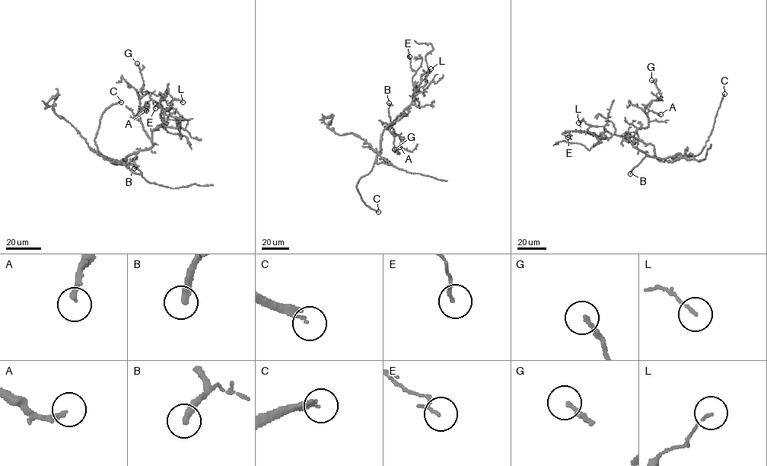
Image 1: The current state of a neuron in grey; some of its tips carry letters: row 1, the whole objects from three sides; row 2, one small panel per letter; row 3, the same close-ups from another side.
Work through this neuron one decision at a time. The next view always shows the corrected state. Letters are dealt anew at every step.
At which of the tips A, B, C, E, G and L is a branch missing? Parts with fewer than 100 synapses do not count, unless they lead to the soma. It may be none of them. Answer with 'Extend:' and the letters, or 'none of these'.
Extend: B, C

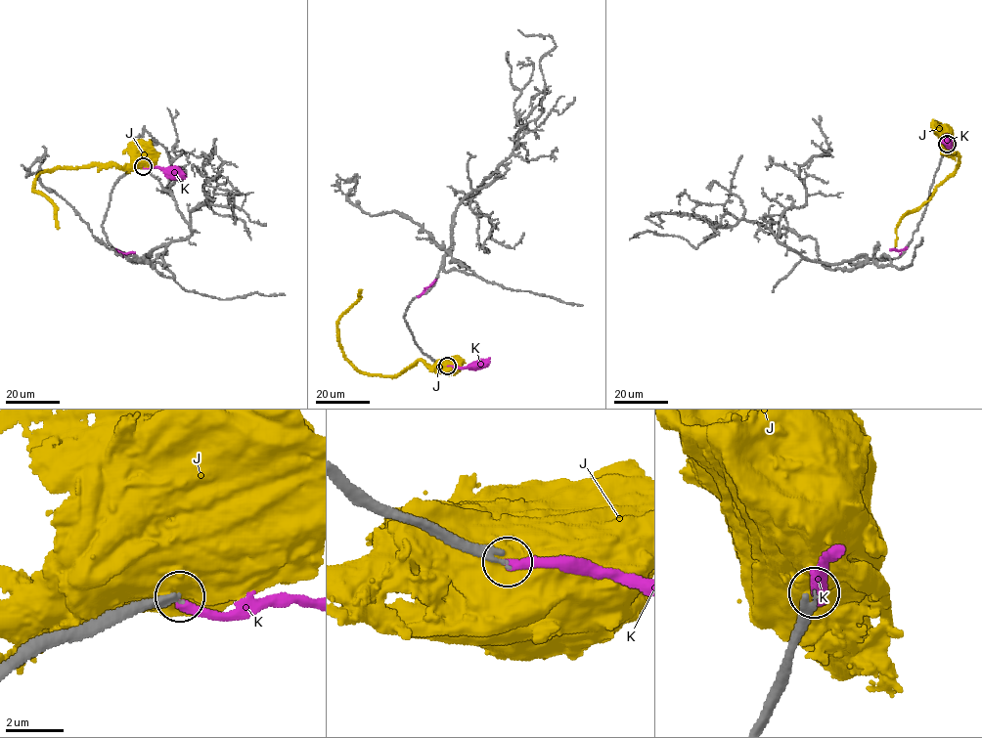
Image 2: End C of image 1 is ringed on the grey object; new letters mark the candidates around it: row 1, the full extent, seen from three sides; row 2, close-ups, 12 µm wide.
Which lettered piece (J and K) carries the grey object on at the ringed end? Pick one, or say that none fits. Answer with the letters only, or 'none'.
none

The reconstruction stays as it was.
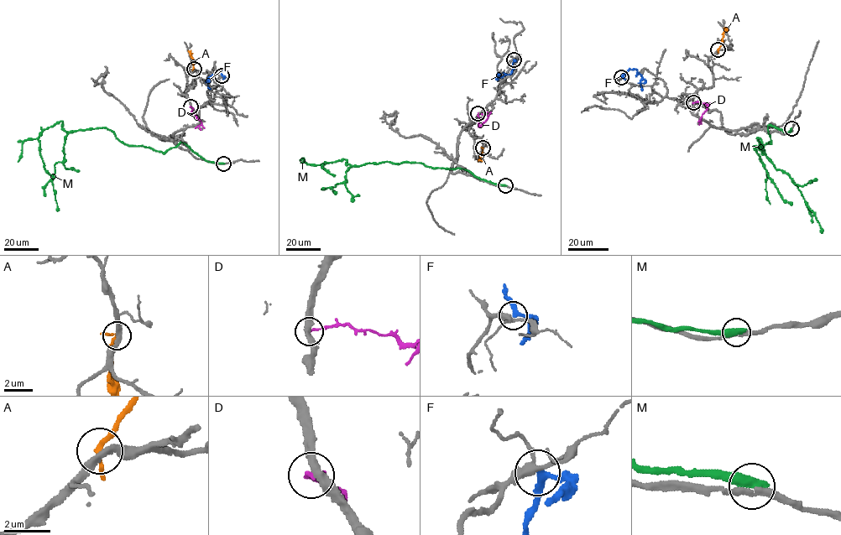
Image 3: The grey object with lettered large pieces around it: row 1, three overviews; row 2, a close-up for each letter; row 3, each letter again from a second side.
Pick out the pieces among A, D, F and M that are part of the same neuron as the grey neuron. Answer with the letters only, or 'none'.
none

